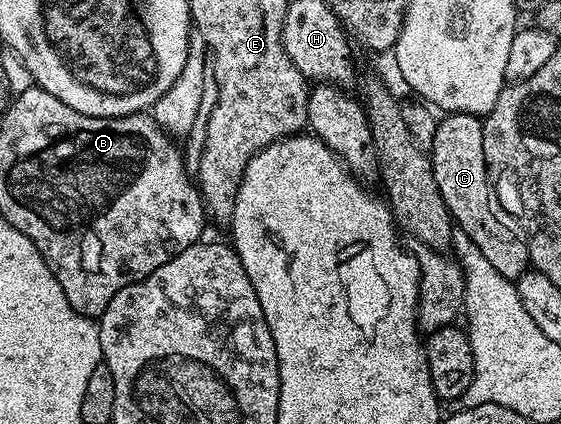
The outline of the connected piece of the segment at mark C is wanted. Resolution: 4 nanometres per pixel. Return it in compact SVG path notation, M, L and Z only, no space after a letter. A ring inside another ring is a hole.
M450 111L440 116L437 128L433 131L433 176L435 185L439 185L439 193L443 193L443 201L449 210L454 224L479 245L479 249L487 257L493 268L503 273L503 277L516 281L523 272L530 270L529 250L525 237L507 218L493 191L491 168L483 157L482 116Z

